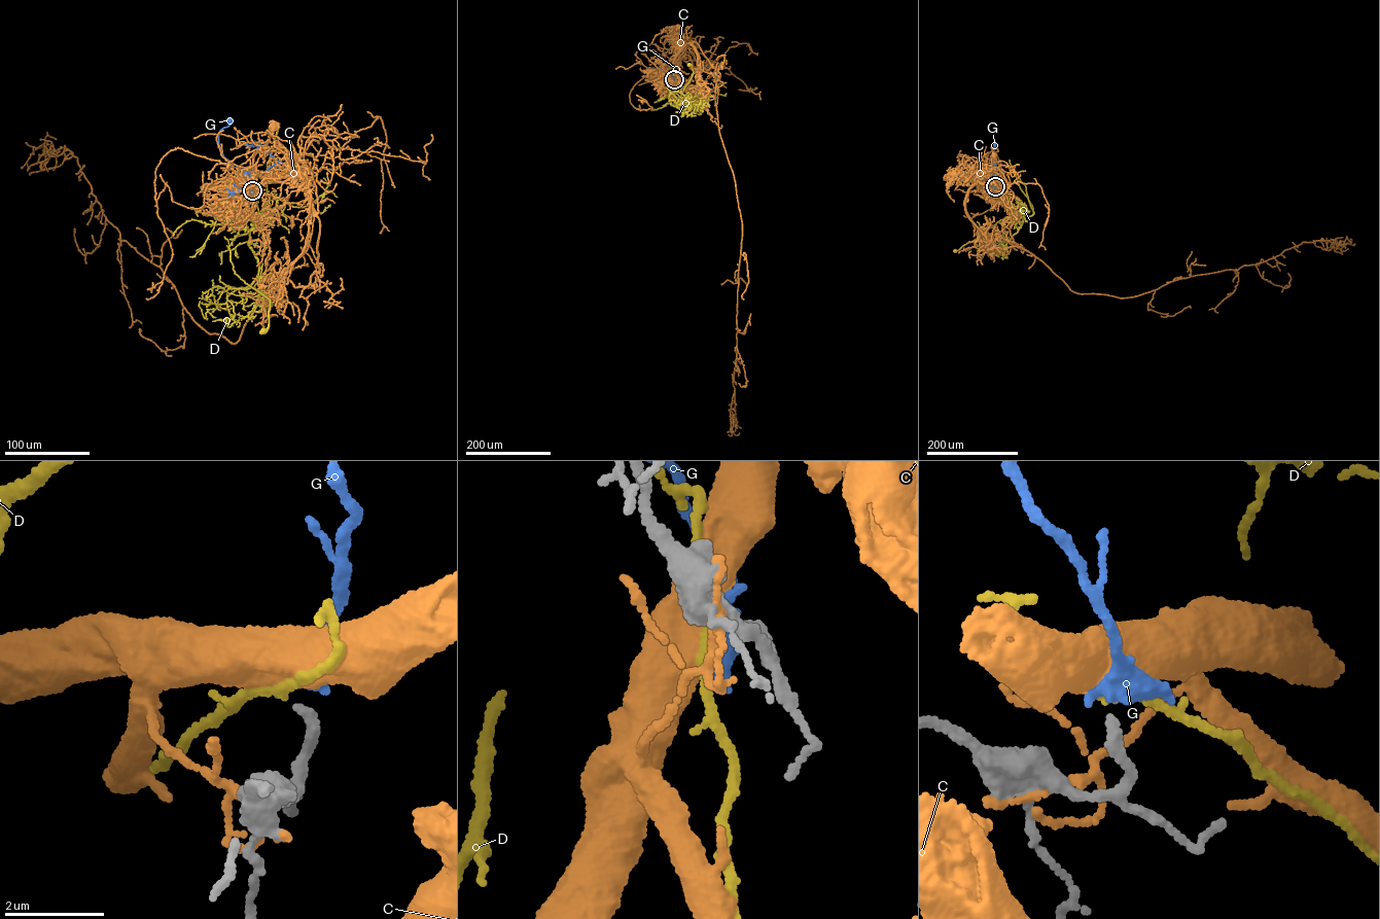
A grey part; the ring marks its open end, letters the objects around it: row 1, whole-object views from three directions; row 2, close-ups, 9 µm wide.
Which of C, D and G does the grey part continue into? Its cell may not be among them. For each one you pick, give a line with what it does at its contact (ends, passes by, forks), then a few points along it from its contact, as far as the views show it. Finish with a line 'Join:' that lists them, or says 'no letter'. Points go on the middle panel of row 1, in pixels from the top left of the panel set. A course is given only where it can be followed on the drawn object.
G: it ends; course (674, 79), (671, 76), (648, 77), (649, 72)
Join: G

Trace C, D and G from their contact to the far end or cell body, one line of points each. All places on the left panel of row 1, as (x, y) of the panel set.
C: (251, 189), (255, 187), (253, 154), (267, 144), (275, 126)
D: (252, 190), (230, 213), (235, 223), (250, 231), (228, 247), (235, 273), (270, 299), (263, 331)
G: (252, 190), (251, 181), (219, 148), (219, 132), (228, 126), (230, 119)

